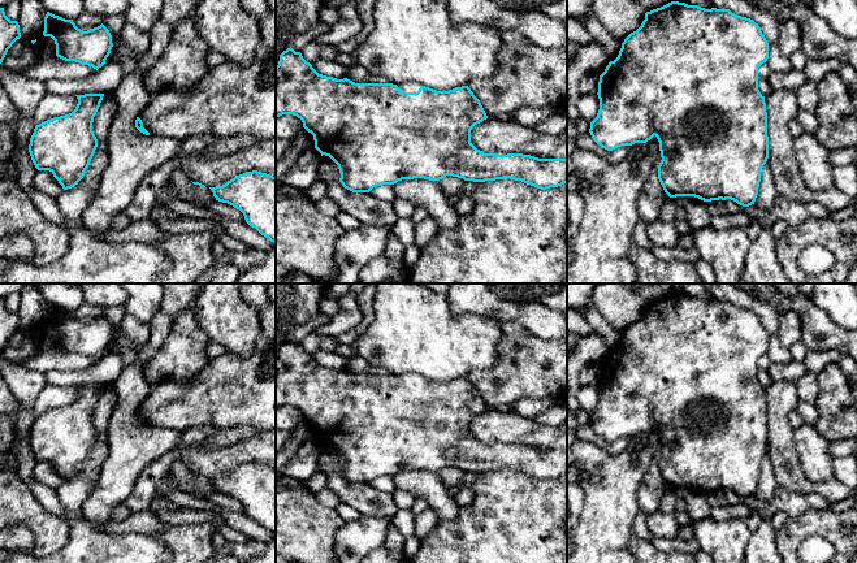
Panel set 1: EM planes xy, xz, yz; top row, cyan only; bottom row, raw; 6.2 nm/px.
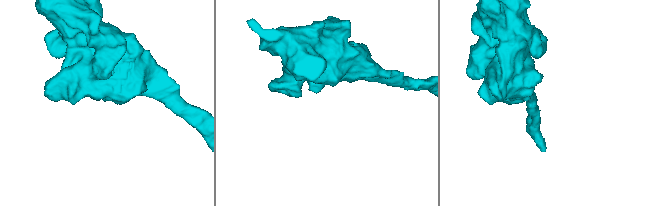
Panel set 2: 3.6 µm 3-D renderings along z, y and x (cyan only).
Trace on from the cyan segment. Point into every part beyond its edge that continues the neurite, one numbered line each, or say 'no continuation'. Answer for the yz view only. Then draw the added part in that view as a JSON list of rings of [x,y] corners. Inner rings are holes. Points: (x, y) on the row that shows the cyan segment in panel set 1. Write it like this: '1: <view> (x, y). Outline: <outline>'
no continuation

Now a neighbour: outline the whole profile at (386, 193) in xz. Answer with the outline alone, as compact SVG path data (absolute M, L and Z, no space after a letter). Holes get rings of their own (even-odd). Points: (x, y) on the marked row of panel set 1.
M394 185L376 186L369 191L371 195L380 200L393 203L397 199Z

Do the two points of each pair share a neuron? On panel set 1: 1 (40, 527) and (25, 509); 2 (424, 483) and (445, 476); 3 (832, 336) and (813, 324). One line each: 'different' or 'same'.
1: same
2: different
3: same

